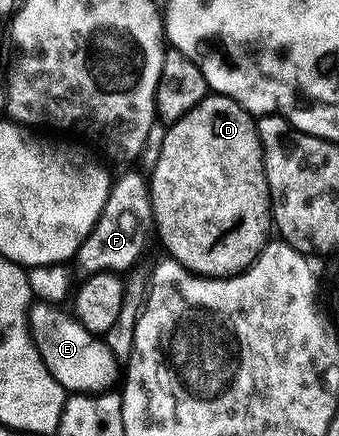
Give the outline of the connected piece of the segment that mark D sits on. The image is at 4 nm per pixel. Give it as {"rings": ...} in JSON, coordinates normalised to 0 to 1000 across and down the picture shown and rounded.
{"rings":[[[611,213],[602,229],[590,229],[590,239],[578,239],[578,248],[566,248],[566,257],[546,261],[531,275],[499,282],[490,310],[484,312],[484,339],[472,339],[472,367],[460,367],[460,376],[440,392],[437,424],[442,431],[442,466],[448,468],[448,486],[454,489],[451,525],[460,530],[460,546],[478,553],[478,564],[493,573],[499,589],[516,601],[528,601],[543,615],[555,615],[572,628],[590,628],[599,638],[676,638],[684,628],[705,628],[711,619],[729,619],[743,603],[761,592],[761,580],[782,569],[791,548],[802,537],[802,493],[796,489],[796,433],[791,431],[791,413],[779,394],[779,358],[773,356],[773,333],[767,330],[767,312],[761,310],[761,282],[752,264],[729,257],[696,229],[684,229],[658,216]]]}

